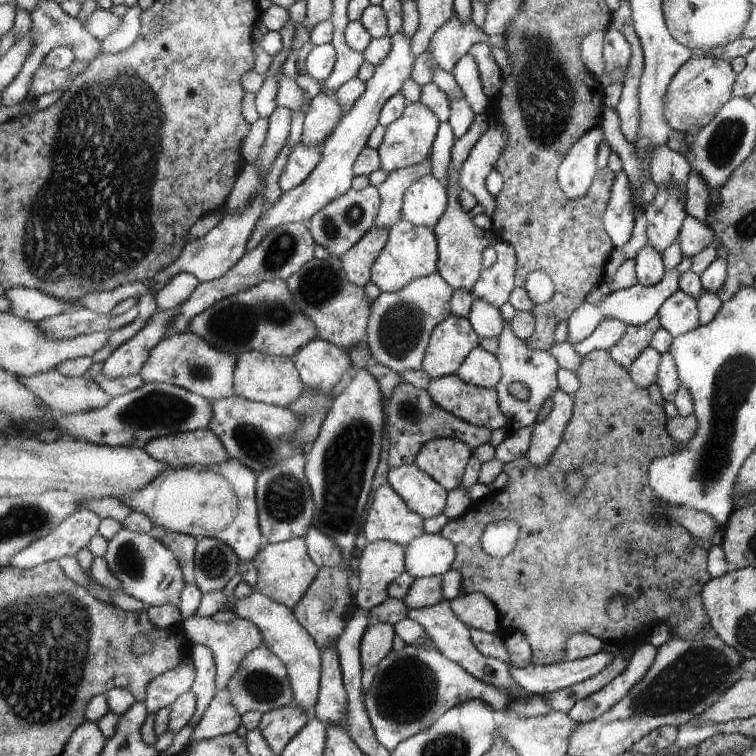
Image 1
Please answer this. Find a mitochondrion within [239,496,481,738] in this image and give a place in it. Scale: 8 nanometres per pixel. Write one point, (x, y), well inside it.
(406, 691)

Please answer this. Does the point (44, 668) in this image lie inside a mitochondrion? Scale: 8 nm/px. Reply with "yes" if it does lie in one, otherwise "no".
yes

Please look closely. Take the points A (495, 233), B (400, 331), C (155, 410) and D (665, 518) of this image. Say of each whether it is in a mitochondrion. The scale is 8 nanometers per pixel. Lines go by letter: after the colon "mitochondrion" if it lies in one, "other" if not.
A: other
B: mitochondrion
C: mitochondrion
D: other

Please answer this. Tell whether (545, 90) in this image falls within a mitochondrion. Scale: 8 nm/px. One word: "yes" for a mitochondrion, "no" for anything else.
yes

